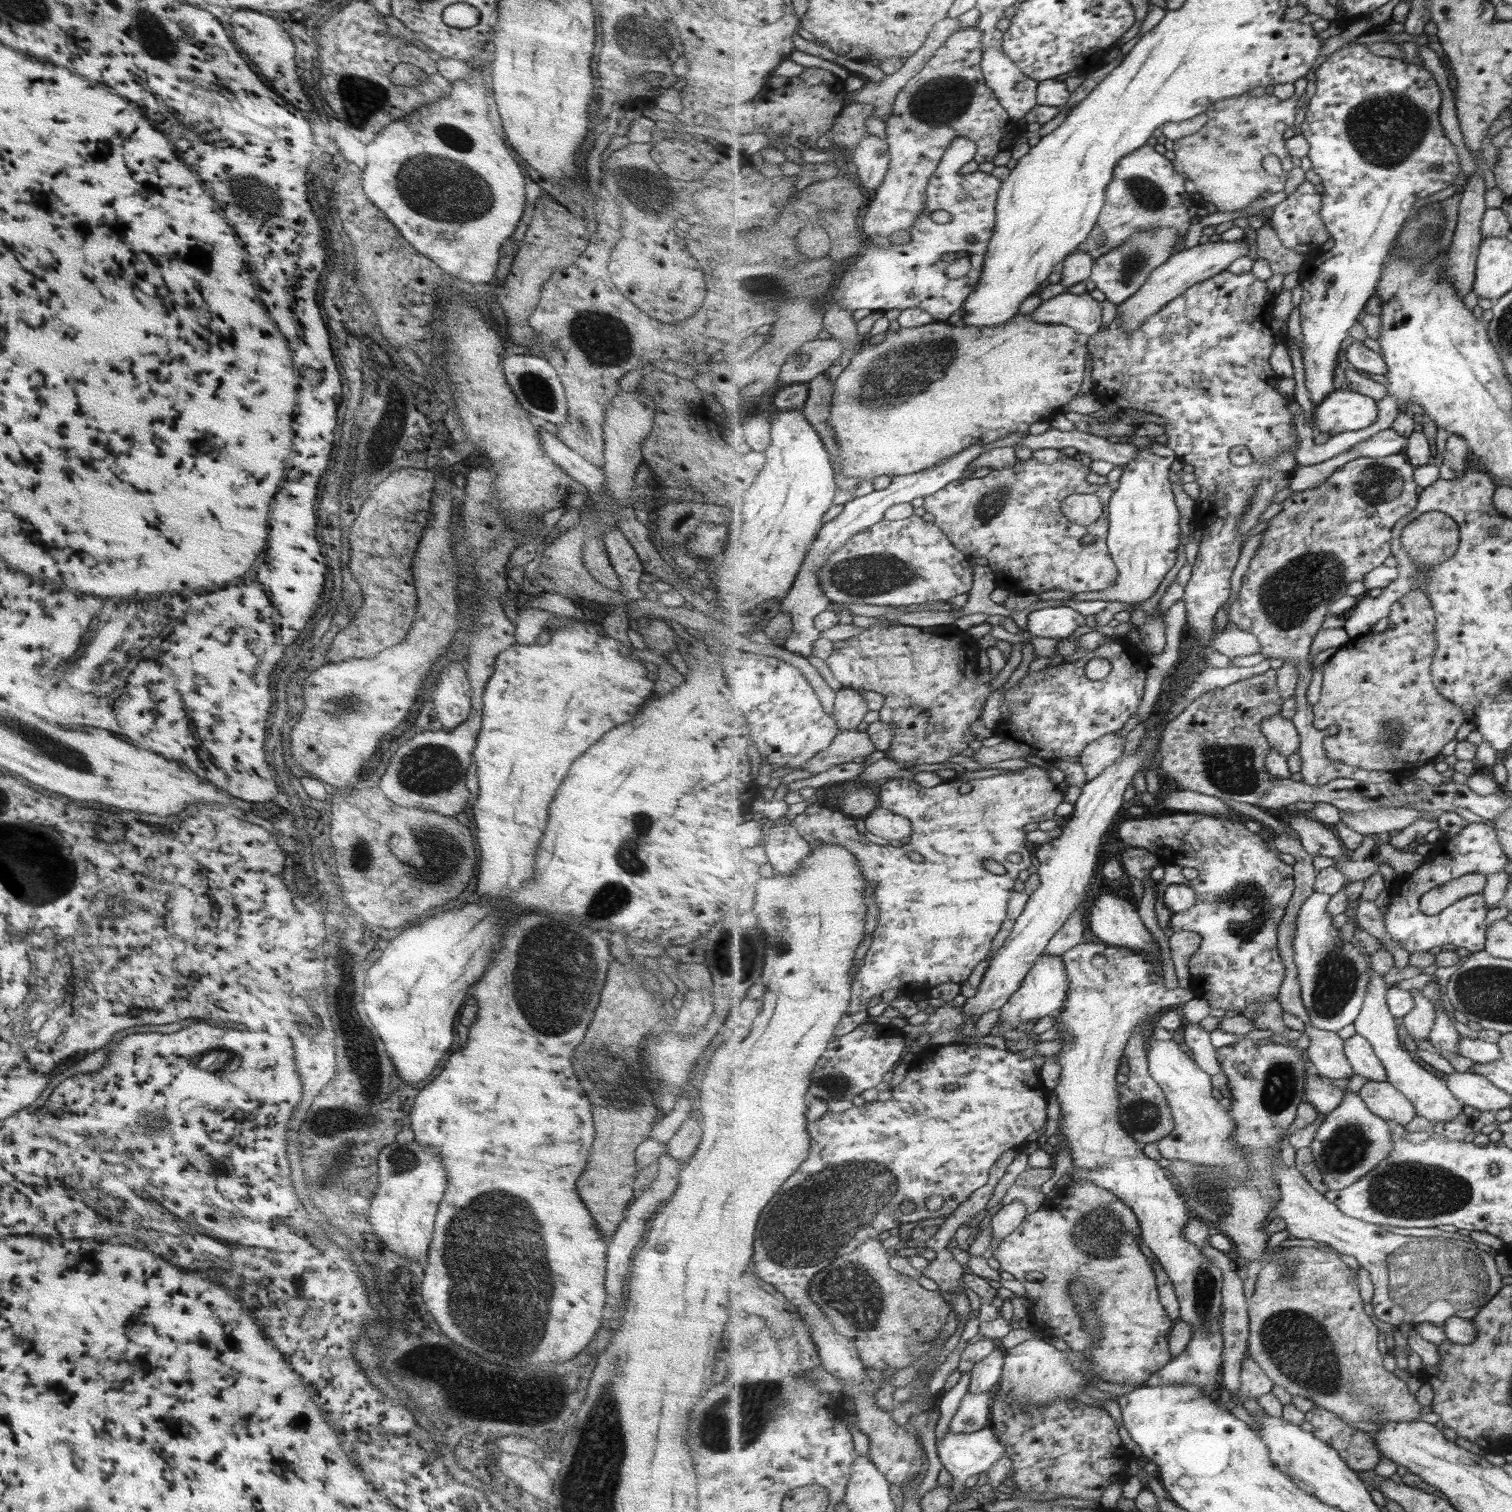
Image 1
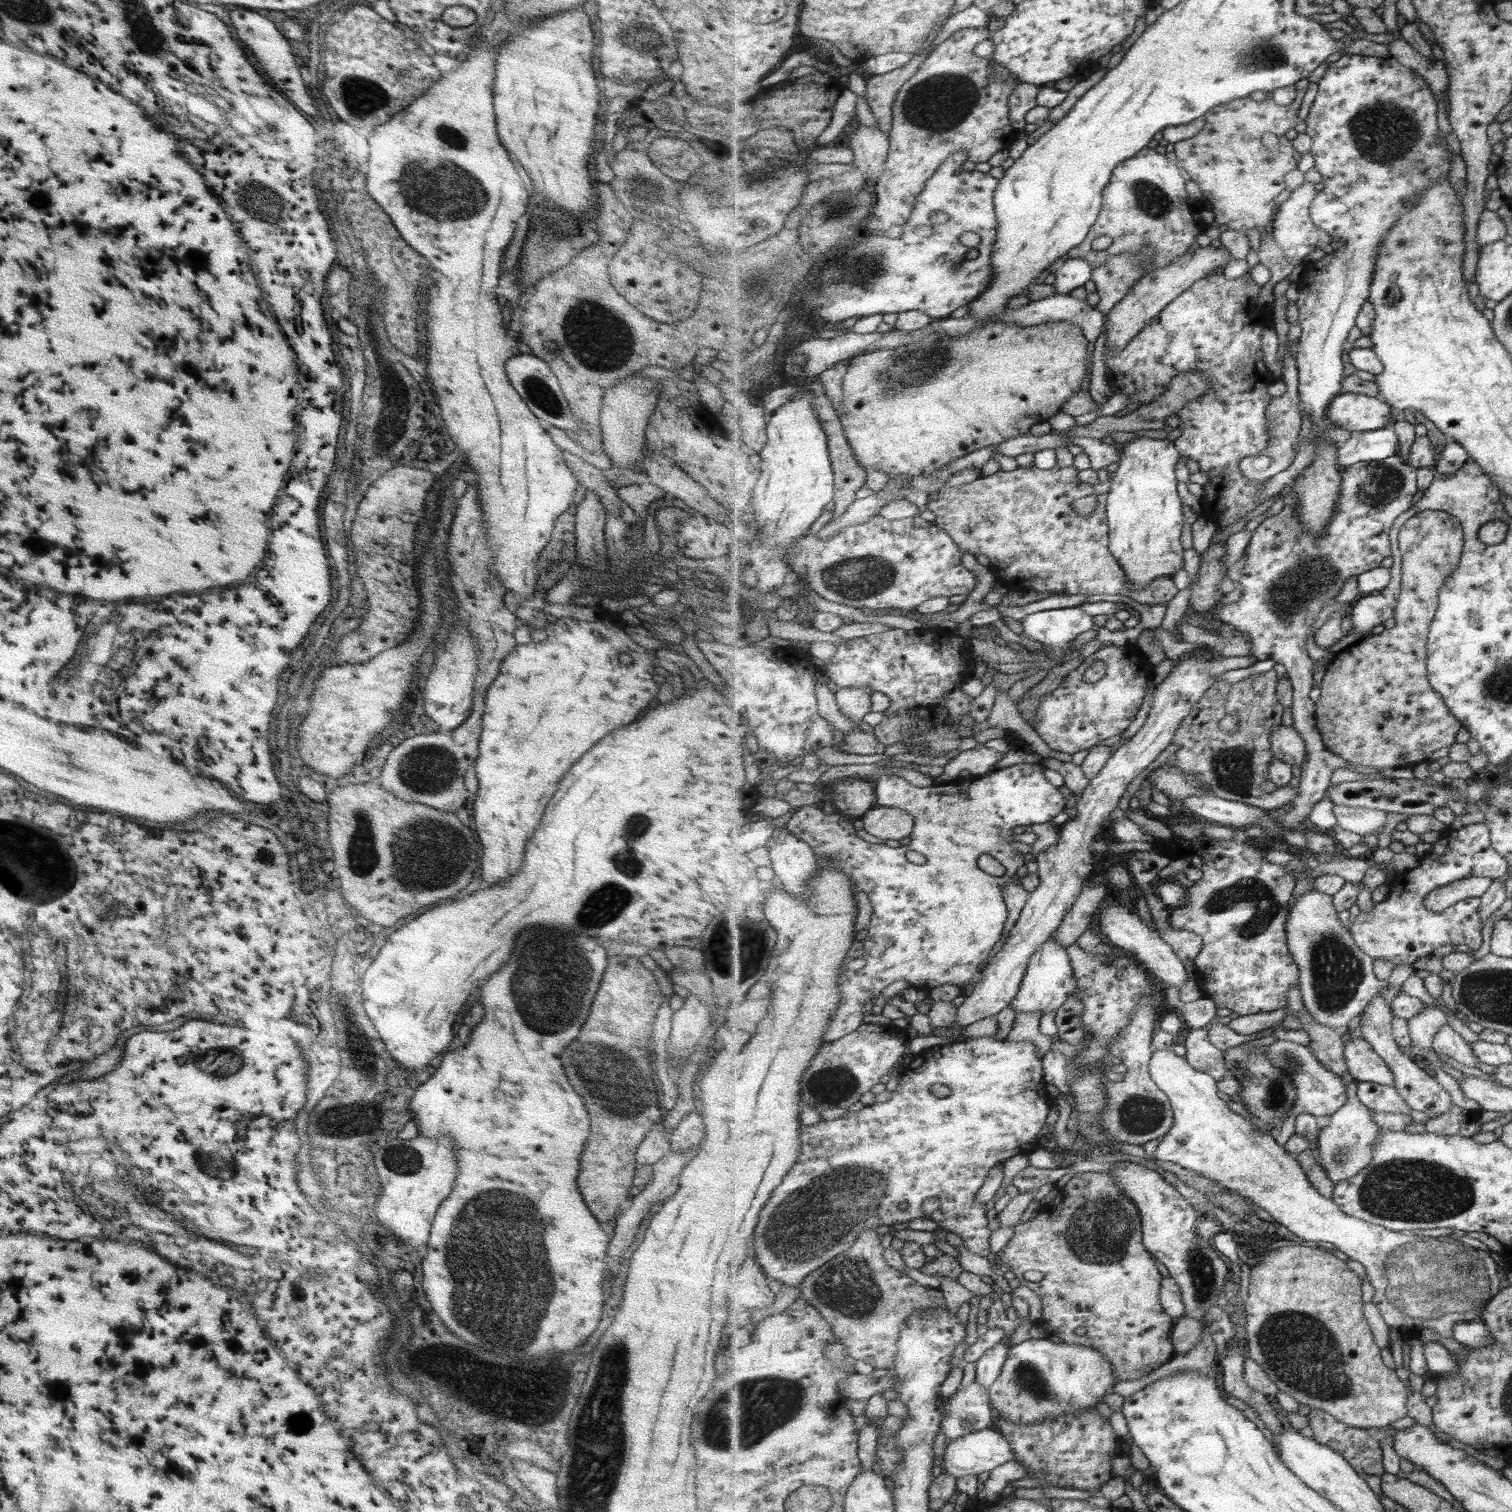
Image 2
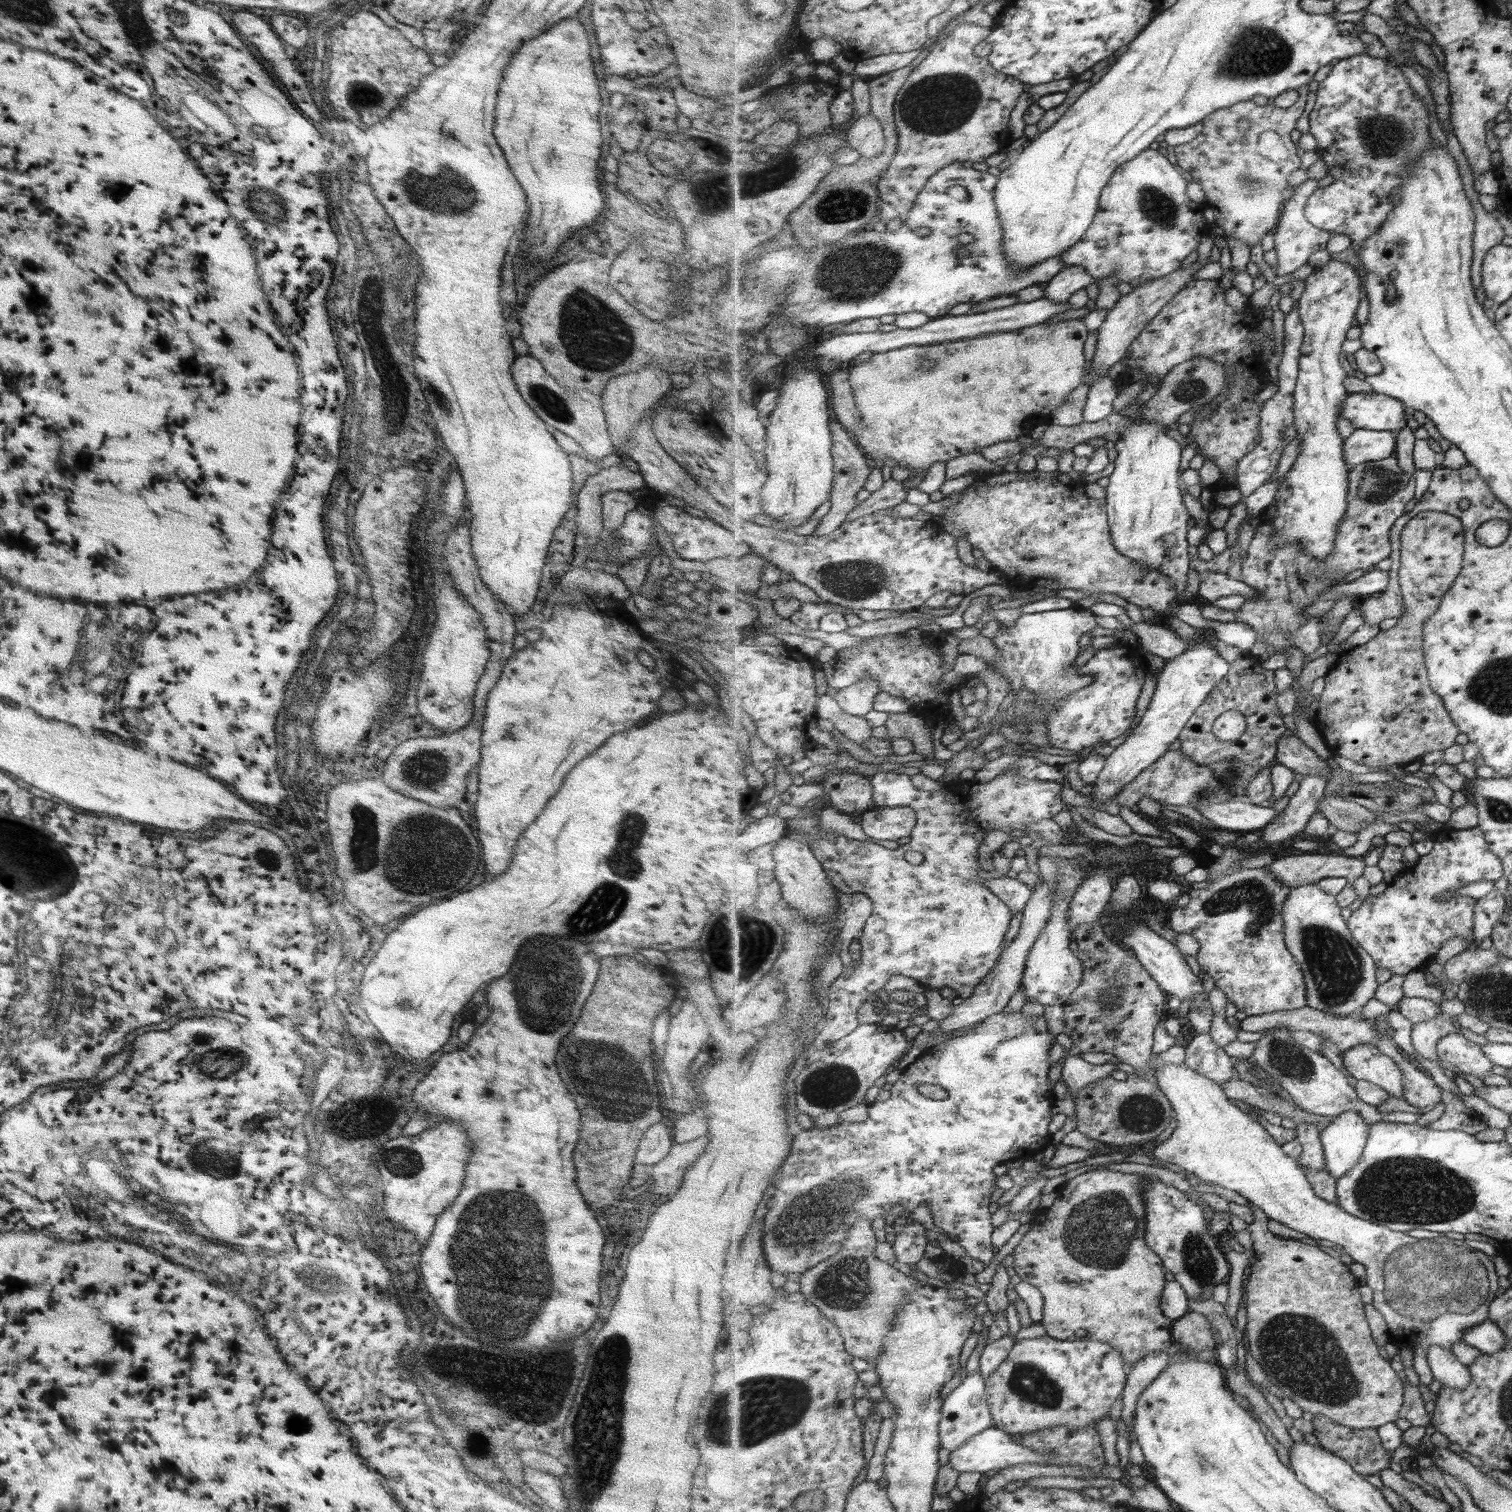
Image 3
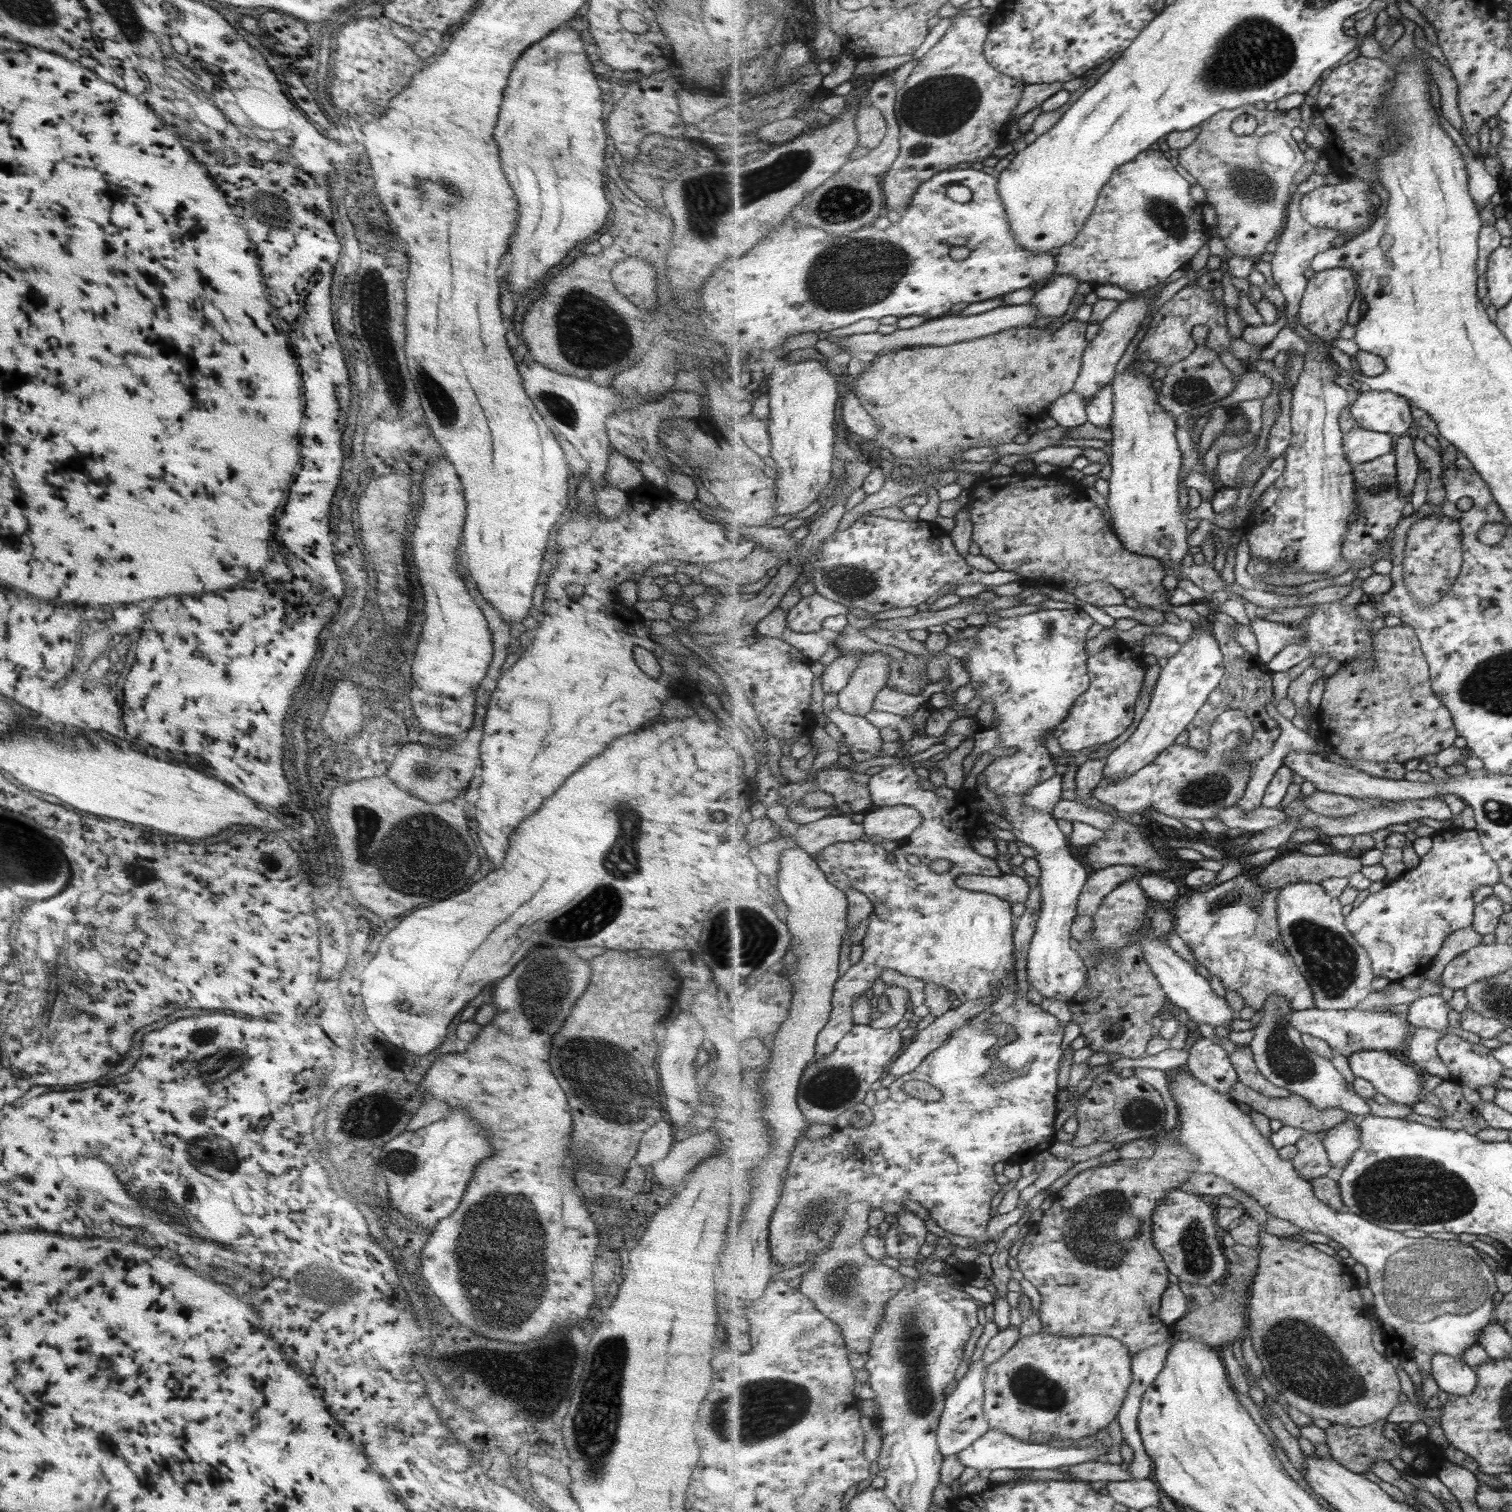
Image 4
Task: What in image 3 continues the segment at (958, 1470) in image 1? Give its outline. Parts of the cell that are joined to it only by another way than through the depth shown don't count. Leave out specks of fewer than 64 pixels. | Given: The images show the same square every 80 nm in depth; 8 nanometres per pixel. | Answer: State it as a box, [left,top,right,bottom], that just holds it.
[949,1426,1054,1472]

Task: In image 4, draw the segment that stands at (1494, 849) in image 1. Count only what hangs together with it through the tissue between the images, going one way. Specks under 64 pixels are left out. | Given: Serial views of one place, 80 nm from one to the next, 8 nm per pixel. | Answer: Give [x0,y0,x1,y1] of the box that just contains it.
[1345,828,1502,981]

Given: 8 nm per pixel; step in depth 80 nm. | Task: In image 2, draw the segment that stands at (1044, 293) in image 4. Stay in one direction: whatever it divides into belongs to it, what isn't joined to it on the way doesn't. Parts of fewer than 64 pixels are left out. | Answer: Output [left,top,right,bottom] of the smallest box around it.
[1053,259,1094,294]

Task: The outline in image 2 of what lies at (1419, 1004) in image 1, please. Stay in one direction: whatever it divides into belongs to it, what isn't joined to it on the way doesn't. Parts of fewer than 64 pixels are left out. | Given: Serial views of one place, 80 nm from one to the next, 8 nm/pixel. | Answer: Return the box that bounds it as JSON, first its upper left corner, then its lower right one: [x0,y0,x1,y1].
[1408,1004,1447,1050]

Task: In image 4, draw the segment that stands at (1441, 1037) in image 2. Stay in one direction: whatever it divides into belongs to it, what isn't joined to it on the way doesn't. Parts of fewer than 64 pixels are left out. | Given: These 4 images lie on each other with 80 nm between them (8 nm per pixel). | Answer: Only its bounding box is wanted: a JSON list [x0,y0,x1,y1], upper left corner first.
[1438,1033,1505,1090]

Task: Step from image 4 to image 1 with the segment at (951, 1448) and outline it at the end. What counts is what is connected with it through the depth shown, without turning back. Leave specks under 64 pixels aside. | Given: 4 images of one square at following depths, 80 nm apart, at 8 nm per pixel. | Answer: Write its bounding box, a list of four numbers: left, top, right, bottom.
[949,1392,994,1433]

